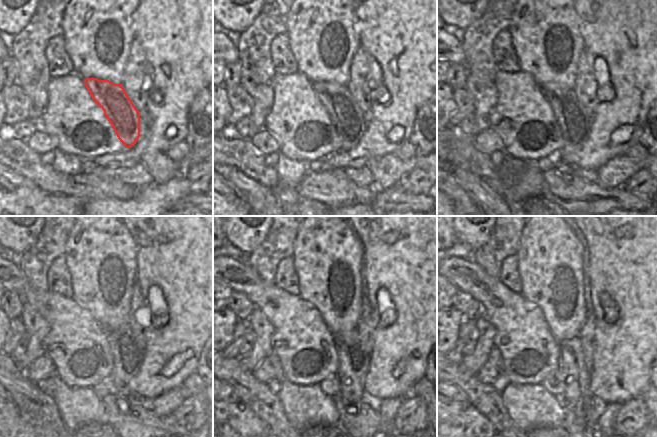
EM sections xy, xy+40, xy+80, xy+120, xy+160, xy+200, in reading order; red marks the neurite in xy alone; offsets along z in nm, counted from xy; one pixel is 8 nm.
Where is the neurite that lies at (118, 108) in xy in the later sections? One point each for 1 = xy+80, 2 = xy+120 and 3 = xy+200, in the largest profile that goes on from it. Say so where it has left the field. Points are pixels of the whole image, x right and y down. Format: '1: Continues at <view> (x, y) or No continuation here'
1: Continues at xy+80 (571, 117)
2: Continues at xy+120 (127, 352)
3: Continues at xy+200 (578, 395).

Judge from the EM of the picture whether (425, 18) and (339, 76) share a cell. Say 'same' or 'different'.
different

